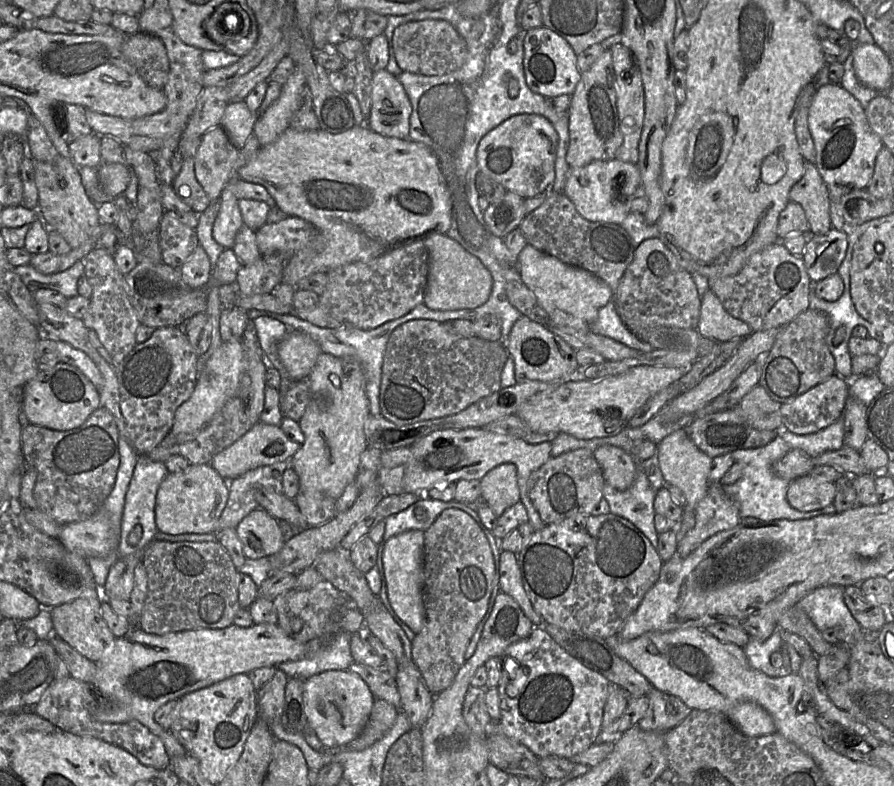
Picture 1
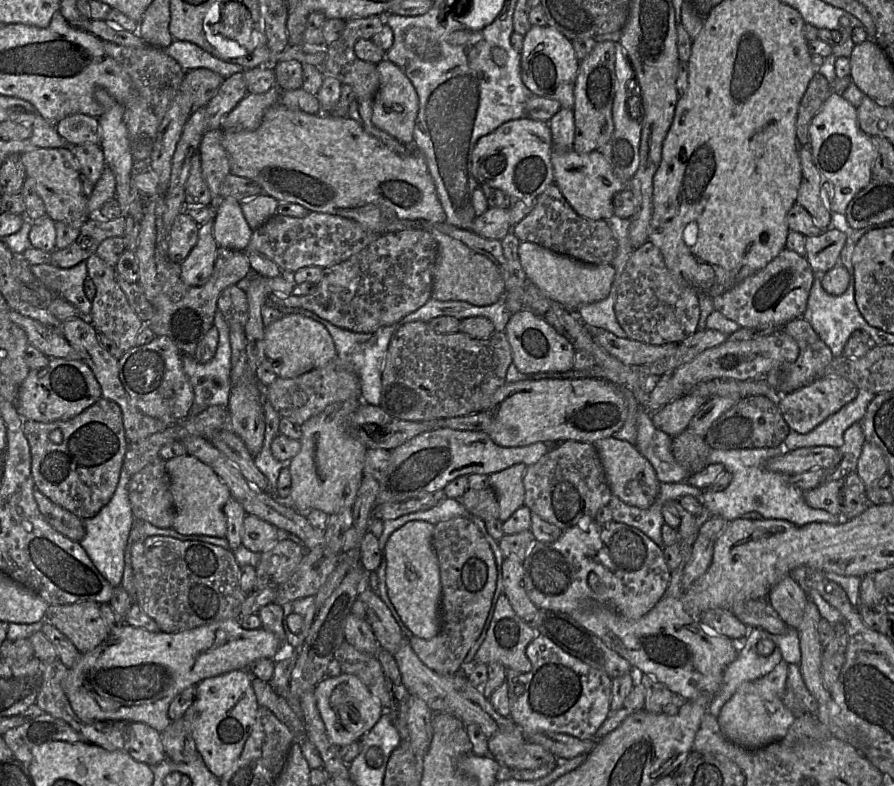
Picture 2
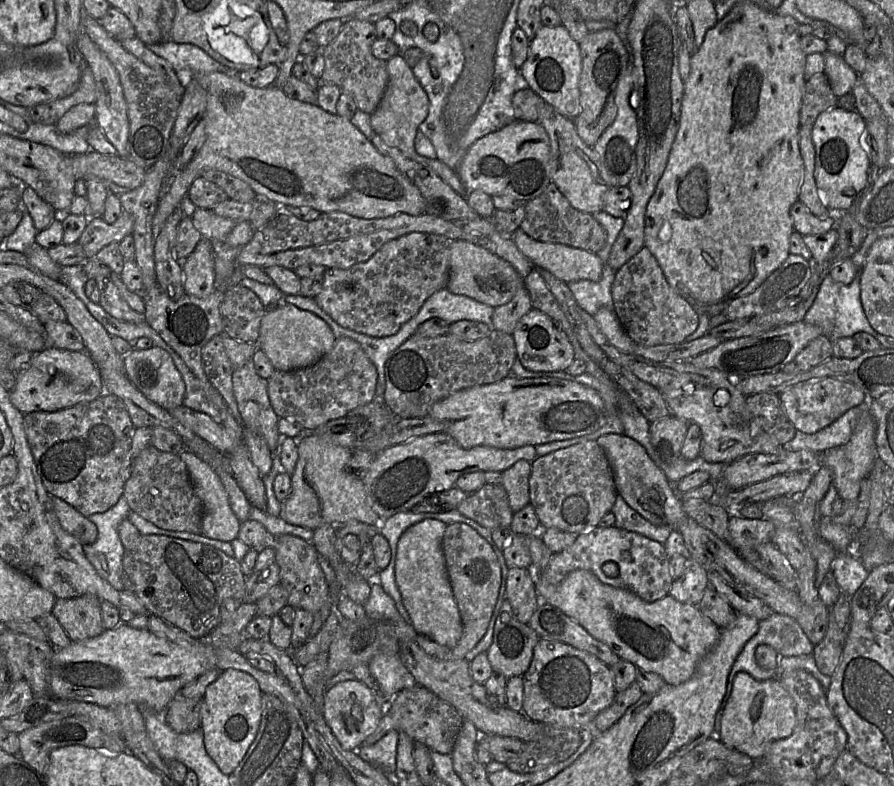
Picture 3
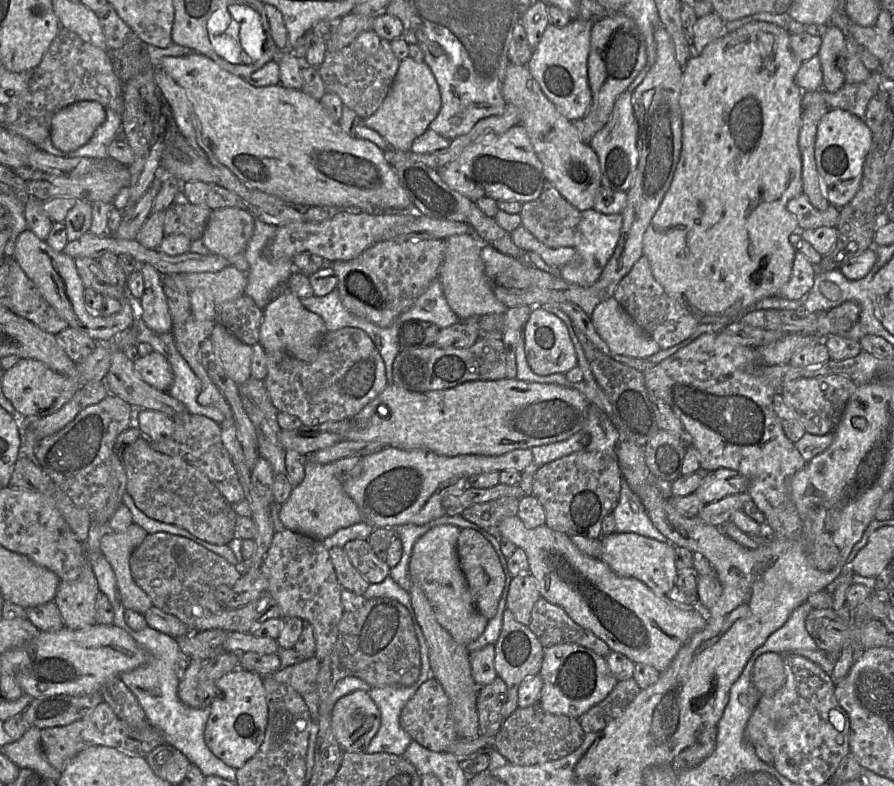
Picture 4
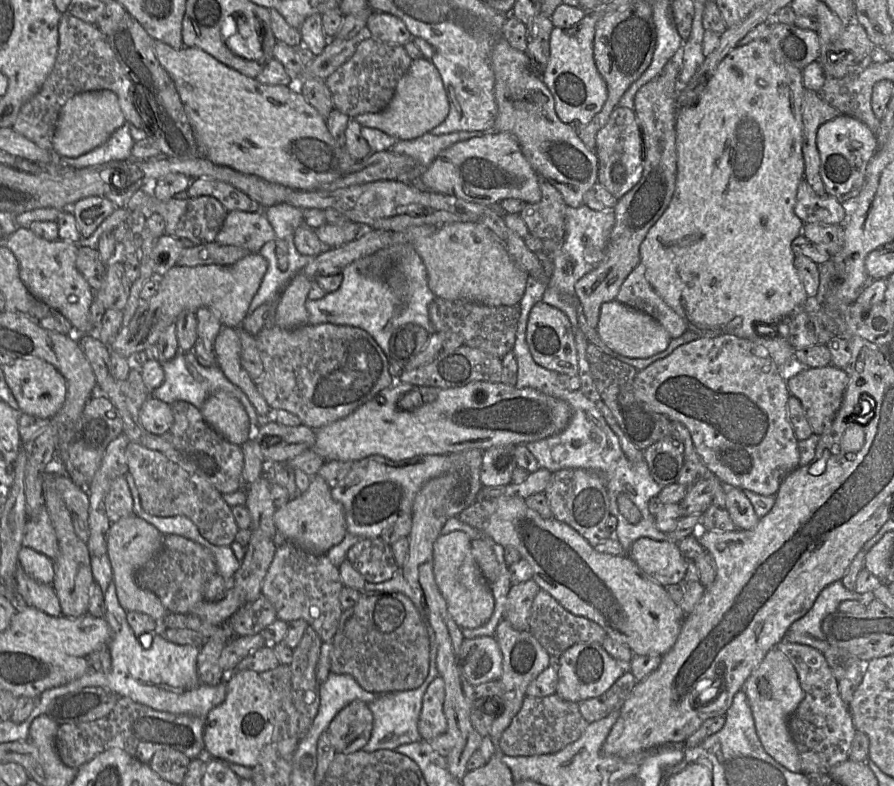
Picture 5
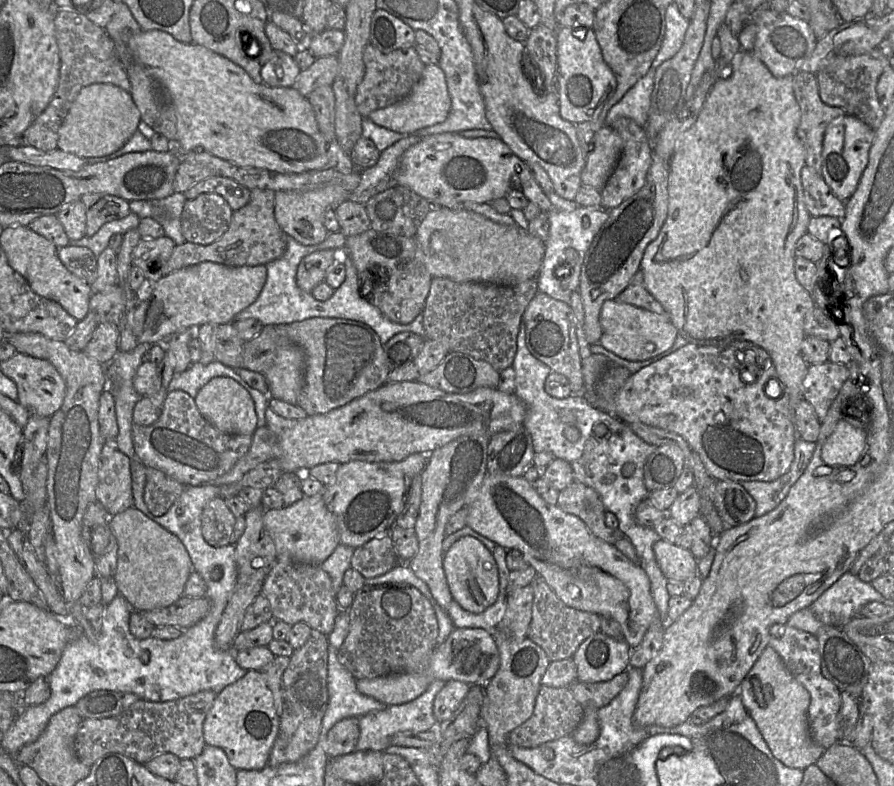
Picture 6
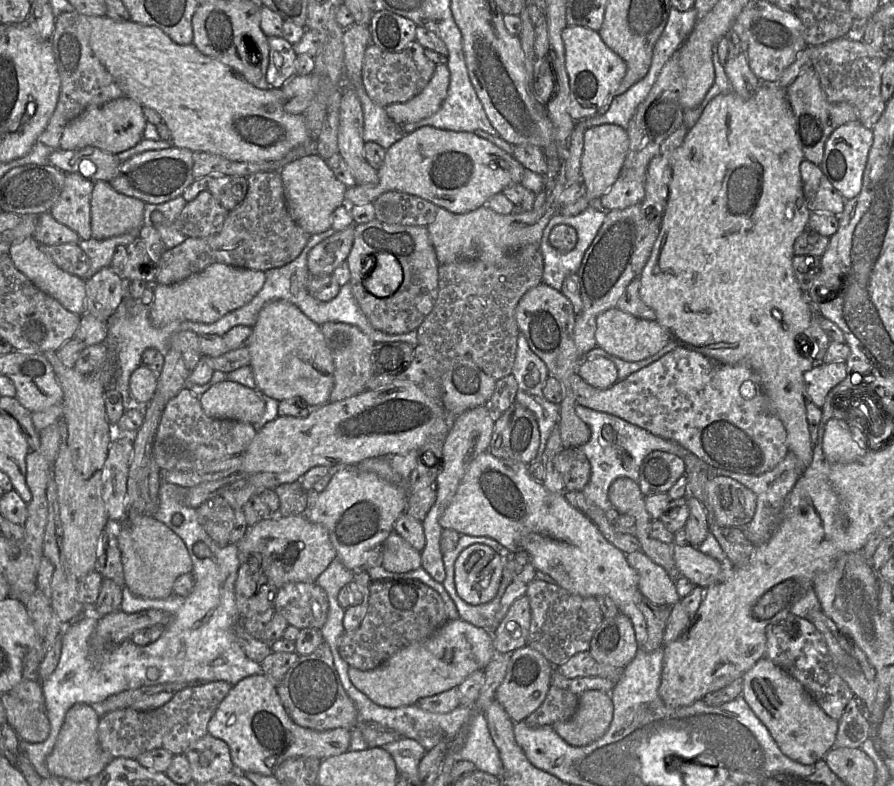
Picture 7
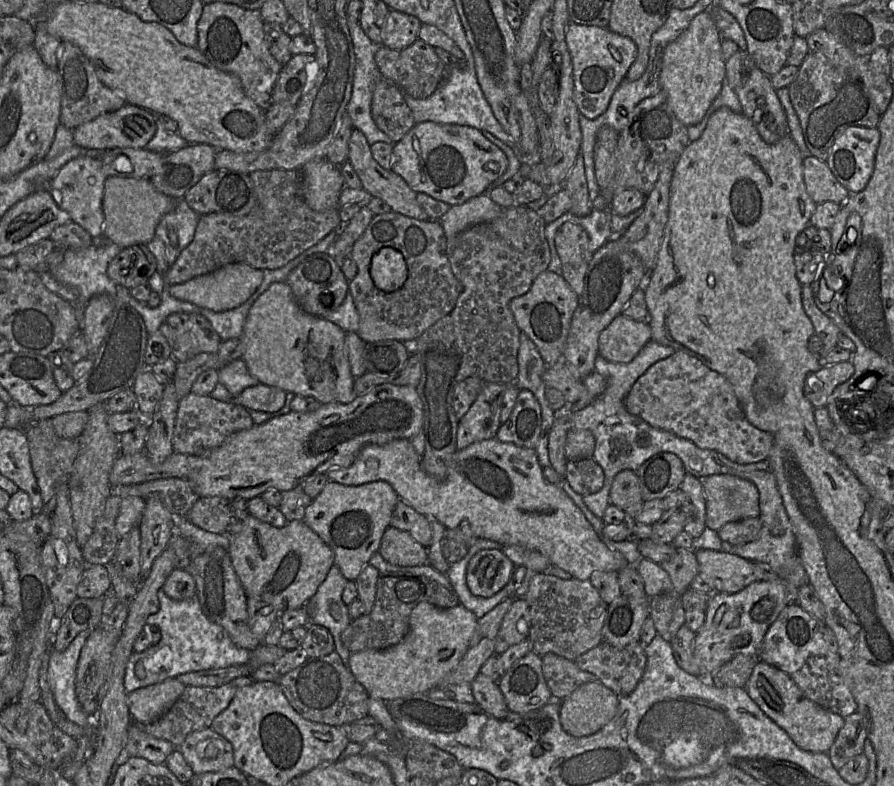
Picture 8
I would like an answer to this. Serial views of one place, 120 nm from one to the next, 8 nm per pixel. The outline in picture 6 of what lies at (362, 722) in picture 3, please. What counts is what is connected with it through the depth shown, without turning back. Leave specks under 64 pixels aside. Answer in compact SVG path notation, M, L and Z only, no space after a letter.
M347 717L336 722L328 731L325 752L329 758L355 751L360 736L359 718Z

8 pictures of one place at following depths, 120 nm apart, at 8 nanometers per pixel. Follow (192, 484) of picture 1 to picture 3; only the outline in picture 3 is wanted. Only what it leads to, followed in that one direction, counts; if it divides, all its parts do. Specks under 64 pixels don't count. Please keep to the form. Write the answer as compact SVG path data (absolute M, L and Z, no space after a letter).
M190 451L179 454L186 464L196 495L204 507L201 535L231 542L238 537L241 522L231 509L228 494L220 477Z

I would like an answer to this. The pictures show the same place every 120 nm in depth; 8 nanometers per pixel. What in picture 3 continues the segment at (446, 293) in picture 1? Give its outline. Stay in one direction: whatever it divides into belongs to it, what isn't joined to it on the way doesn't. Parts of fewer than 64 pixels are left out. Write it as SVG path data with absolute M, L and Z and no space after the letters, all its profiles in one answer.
M455 240L450 244L449 280L446 288L453 294L470 297L493 308L511 301L524 286L524 280L515 268L489 249L478 244Z

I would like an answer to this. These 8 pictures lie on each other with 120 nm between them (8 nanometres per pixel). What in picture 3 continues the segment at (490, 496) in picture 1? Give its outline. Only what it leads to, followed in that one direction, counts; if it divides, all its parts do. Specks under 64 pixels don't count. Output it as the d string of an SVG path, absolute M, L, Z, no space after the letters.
M518 460L507 470L501 472L501 485L507 492L509 505L517 513L530 504L529 478L531 462Z

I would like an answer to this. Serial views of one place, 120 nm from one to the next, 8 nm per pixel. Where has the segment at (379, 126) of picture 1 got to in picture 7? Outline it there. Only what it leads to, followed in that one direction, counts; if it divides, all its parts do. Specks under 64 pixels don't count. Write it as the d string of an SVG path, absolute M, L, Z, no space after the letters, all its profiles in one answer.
M437 64L432 78L419 94L404 103L389 104L385 111L398 125L420 121L440 109L449 84L449 68L445 64Z

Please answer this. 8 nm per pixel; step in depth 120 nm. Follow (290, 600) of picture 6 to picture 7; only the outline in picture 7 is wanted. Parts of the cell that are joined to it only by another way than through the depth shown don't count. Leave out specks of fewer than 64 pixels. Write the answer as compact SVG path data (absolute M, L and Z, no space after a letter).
M288 582L273 595L273 609L298 629L320 629L327 620L329 602L316 582Z

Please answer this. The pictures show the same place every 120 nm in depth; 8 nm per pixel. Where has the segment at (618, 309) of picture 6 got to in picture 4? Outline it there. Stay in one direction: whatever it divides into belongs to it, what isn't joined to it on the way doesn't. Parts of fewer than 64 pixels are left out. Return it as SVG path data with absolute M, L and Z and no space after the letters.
M613 296L595 307L591 319L598 335L615 354L647 358L660 351L657 342L636 324Z

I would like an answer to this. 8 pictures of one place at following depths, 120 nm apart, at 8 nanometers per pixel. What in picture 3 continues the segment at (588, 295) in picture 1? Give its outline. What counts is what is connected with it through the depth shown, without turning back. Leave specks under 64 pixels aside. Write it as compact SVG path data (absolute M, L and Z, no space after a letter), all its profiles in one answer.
M520 228L513 233L512 239L535 268L546 269L566 284L579 280L597 282L602 276L604 264L594 253L564 244L534 240Z

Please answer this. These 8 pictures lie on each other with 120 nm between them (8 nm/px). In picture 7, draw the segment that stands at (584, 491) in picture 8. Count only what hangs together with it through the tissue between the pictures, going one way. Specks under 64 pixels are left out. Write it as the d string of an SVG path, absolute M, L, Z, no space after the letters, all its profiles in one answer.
M579 448L564 449L555 457L566 492L582 491L590 479L591 466Z

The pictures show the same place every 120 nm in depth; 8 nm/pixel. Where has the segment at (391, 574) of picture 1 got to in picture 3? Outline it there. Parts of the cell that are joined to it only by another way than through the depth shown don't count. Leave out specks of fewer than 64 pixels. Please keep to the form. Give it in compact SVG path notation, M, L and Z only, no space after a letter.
M426 519L406 529L397 544L394 569L395 582L401 594L403 605L409 615L410 624L418 635L424 635L439 645L454 647L462 636L463 626L442 550L442 540L446 527L447 524L442 521Z

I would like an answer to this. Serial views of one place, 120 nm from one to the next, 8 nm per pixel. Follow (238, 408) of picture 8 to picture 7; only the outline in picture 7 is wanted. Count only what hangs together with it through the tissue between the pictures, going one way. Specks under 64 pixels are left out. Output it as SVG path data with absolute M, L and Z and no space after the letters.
M183 387L163 409L153 441L151 458L161 471L195 469L212 461L242 455L256 433L251 423L206 415L199 397Z

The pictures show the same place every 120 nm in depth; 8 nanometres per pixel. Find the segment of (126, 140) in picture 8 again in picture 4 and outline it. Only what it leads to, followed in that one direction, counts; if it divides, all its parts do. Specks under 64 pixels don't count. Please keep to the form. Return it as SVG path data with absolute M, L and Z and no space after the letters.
M78 101L58 111L51 122L54 147L71 152L85 145L105 121L106 109L97 101Z

